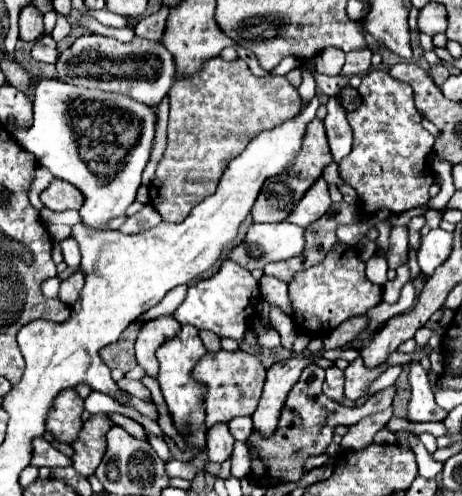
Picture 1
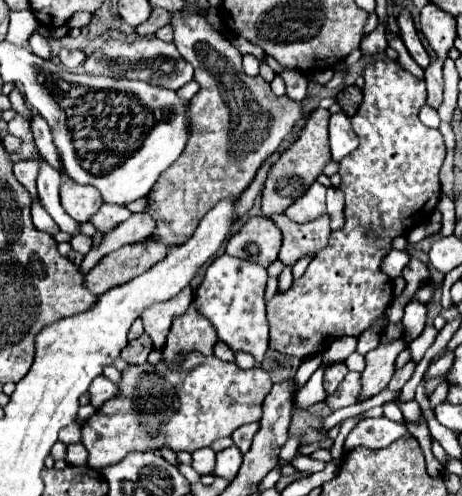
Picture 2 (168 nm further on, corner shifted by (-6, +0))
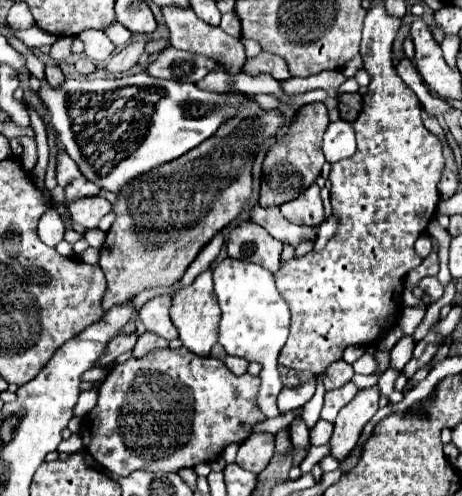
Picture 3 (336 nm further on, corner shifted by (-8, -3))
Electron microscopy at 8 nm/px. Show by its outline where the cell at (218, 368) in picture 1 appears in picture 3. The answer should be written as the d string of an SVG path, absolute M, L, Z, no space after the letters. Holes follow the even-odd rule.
M154 349L144 357L130 357L116 365L98 389L96 407L82 419L80 437L84 449L108 471L118 477L128 477L132 471L164 471L176 473L198 463L218 461L224 447L240 443L250 435L250 429L264 421L256 407L256 391L260 379L252 375L236 377L228 367L214 357L200 357L180 349Z

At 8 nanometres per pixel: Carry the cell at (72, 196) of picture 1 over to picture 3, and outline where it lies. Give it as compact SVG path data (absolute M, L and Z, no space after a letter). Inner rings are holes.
M100 195L94 199L78 199L76 203L68 205L68 211L72 213L72 221L86 227L86 229L96 229L100 219L110 211L110 203Z

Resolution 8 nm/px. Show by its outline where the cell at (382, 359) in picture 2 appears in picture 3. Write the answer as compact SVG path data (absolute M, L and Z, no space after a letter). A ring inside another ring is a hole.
M378 387L362 389L358 395L338 413L334 423L334 433L330 437L330 455L342 463L350 451L356 447L364 425L374 417L378 411L380 391Z

